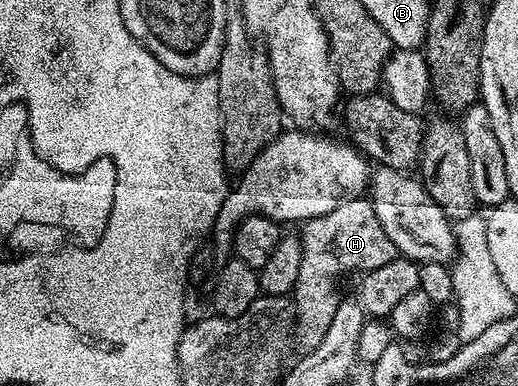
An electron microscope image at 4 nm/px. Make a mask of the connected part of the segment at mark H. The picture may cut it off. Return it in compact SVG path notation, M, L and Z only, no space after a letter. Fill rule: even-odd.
M365 196L347 197L333 211L306 221L301 228L299 237L303 248L303 264L299 264L299 280L291 295L291 301L295 307L295 318L298 323L329 323L335 316L339 303L339 298L336 297L337 281L344 274L349 274L352 270L361 270L360 272L375 270L398 257L395 244L391 244L387 232L383 232L383 224L379 224L379 216L375 216L372 201Z

